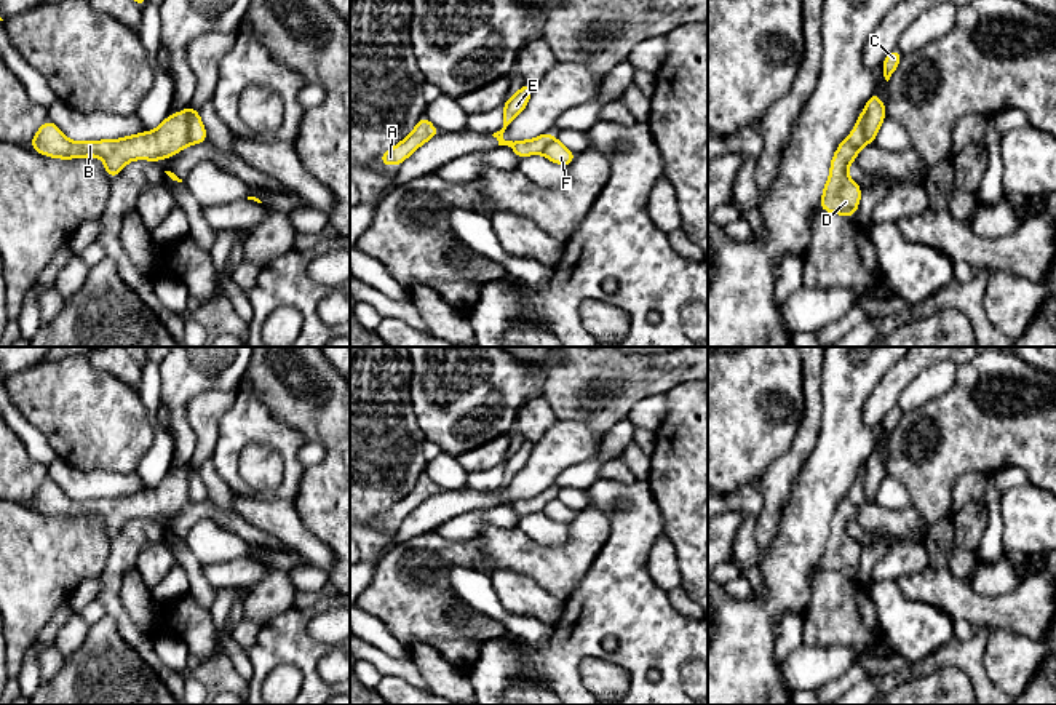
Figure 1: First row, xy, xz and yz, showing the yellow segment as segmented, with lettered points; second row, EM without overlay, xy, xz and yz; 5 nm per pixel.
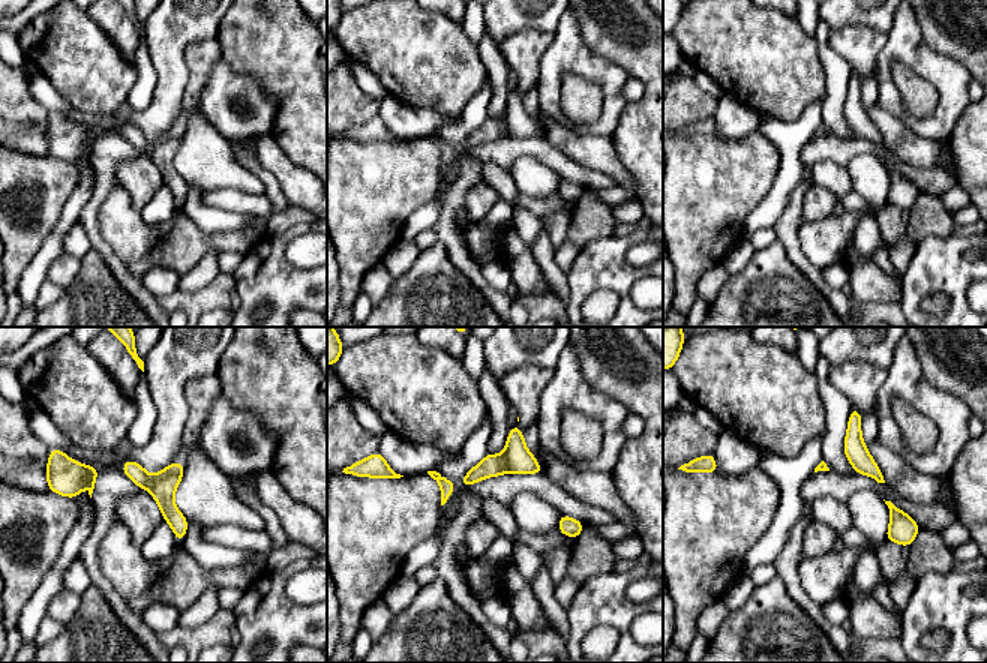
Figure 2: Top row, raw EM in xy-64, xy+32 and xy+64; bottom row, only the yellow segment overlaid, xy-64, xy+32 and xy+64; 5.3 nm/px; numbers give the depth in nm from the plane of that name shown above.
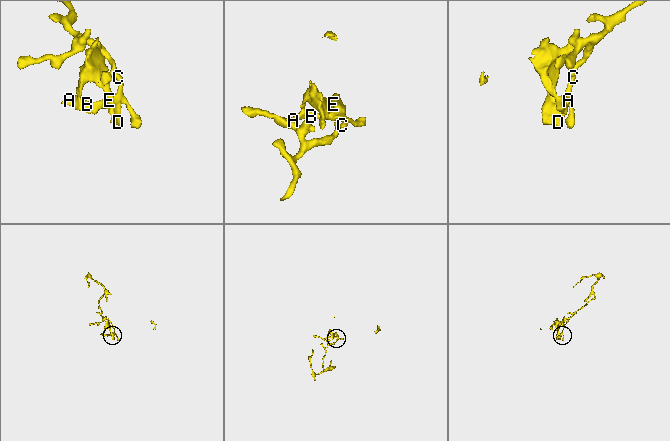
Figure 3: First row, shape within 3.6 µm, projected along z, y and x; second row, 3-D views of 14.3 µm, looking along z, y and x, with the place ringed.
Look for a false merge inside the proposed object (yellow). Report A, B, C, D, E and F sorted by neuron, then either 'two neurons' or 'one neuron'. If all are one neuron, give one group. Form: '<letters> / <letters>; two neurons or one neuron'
A B D E / C F; two neurons

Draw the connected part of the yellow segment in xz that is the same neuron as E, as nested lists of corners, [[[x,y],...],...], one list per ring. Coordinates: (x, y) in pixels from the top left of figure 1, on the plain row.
[[[526,440],[514,454],[506,457],[503,464],[503,486],[492,492],[498,499],[498,504],[511,505],[519,518],[527,513],[543,512],[545,505],[554,496],[554,492],[543,491],[538,496],[530,499],[513,500],[513,499],[503,497],[503,491],[506,484],[524,468],[524,465],[530,457],[532,449],[534,449],[534,441]]]

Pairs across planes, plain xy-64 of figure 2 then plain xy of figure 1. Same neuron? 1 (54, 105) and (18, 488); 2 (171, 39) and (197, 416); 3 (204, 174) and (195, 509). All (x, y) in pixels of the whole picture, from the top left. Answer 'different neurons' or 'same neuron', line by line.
1: different neurons
2: different neurons
3: different neurons

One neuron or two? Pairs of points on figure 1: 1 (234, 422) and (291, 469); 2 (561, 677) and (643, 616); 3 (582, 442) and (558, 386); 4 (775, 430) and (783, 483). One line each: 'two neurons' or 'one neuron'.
1: one neuron
2: one neuron
3: two neurons
4: two neurons

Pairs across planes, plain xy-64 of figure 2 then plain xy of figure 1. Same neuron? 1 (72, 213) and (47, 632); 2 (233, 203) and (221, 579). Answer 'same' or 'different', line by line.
1: same
2: same

